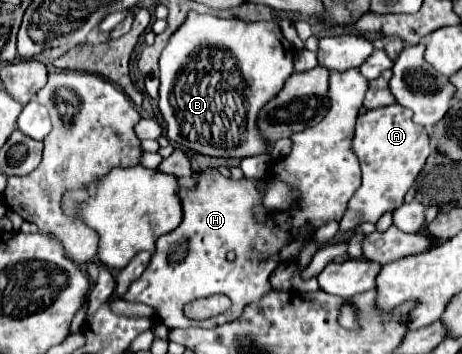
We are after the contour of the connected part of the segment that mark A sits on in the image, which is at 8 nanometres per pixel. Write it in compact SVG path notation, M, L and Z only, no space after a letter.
M399 104L367 110L357 118L353 150L361 162L361 186L349 200L347 212L339 222L339 230L349 230L363 222L377 222L385 212L397 210L405 202L407 190L413 186L427 156L431 154L427 130L411 120L411 112Z

